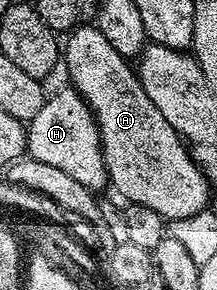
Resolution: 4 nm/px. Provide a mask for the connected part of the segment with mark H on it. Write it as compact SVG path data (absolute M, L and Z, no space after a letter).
M73 87L55 91L46 99L44 106L40 106L40 114L28 122L26 146L33 159L48 162L48 166L57 166L90 191L100 192L109 183L110 177L102 157L98 122L94 119L89 104Z

